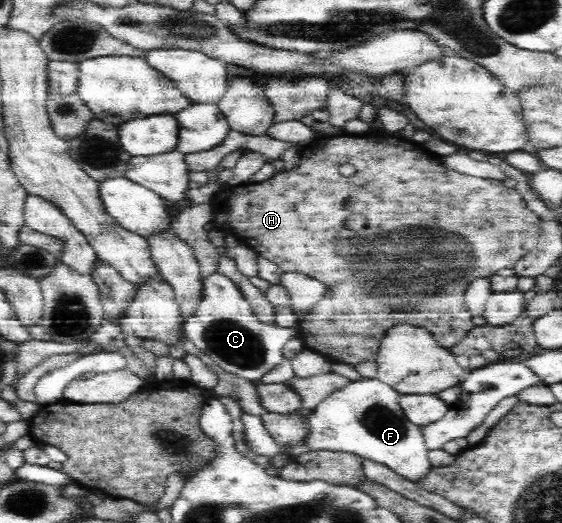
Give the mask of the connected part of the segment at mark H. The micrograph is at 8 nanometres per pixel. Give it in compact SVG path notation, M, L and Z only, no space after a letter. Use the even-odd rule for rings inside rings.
M335 137L335 139L327 141L327 145L323 145L323 147L321 147L321 143L317 147L317 141L321 140L314 139L313 141L315 141L313 145L307 146L311 149L311 153L303 155L303 159L301 159L297 169L293 169L293 171L285 169L285 173L279 173L279 175L274 175L272 178L262 182L241 183L236 186L229 184L220 188L220 191L214 195L210 202L214 209L212 219L214 226L234 235L237 239L241 239L247 247L257 250L261 257L276 263L284 273L306 274L308 277L317 279L327 285L329 288L327 295L322 297L321 301L310 312L304 314L304 318L299 322L297 328L301 331L302 341L305 341L307 348L309 350L315 349L315 352L329 357L330 361L347 363L347 365L353 365L354 367L363 362L376 361L376 355L380 350L381 342L386 338L387 332L401 324L427 330L431 338L435 339L435 342L441 347L448 349L455 347L475 327L475 323L473 323L475 314L469 310L468 303L466 302L466 291L470 283L478 277L491 277L501 269L514 268L518 260L526 260L533 256L536 247L539 245L541 217L535 215L525 205L525 201L523 201L523 197L519 197L517 189L509 189L509 187L505 187L497 179L481 179L481 177L461 175L461 173L449 169L447 165L443 165L441 161L437 161L433 157L425 157L419 149L403 151L403 149L397 149L397 147L389 145L389 143L371 141L369 137ZM345 163L353 165L357 169L357 173L351 175L351 177L343 177L339 173L339 167L345 165ZM353 213L365 213L369 217L369 227L365 227L363 231L357 231L357 233L351 235L351 231L343 229L343 221L345 221L347 215L353 215ZM388 243L394 247L387 247L387 251L395 251L395 259L391 259L391 263L393 263L391 279L387 279L387 251L377 251L375 249L375 247L387 245ZM341 251L363 251L363 253L357 255L357 261L349 261L349 255L345 255L345 257L339 255Z

